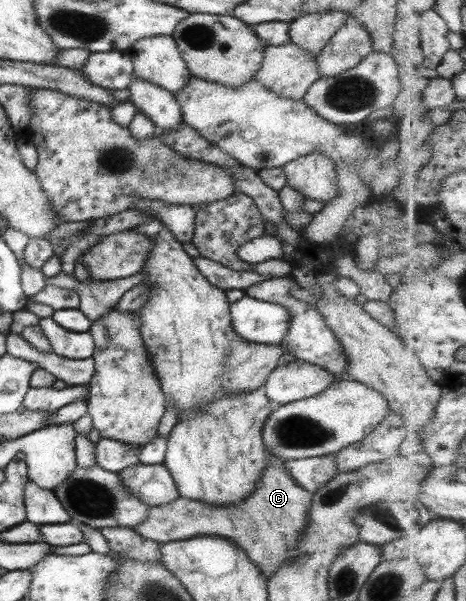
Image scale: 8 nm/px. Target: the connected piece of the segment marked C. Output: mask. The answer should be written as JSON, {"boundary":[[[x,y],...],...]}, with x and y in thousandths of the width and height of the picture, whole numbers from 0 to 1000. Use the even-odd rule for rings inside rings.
{"boundary":[[[575,755],[575,770],[543,822],[506,840],[476,844],[382,829],[363,839],[318,844],[313,860],[281,882],[303,895],[343,907],[414,894],[479,894],[515,912],[573,965],[584,952],[592,952],[592,945],[601,945],[601,938],[622,935],[635,925],[637,900],[655,879],[667,835],[667,822],[618,794],[607,769],[605,762]]]}

